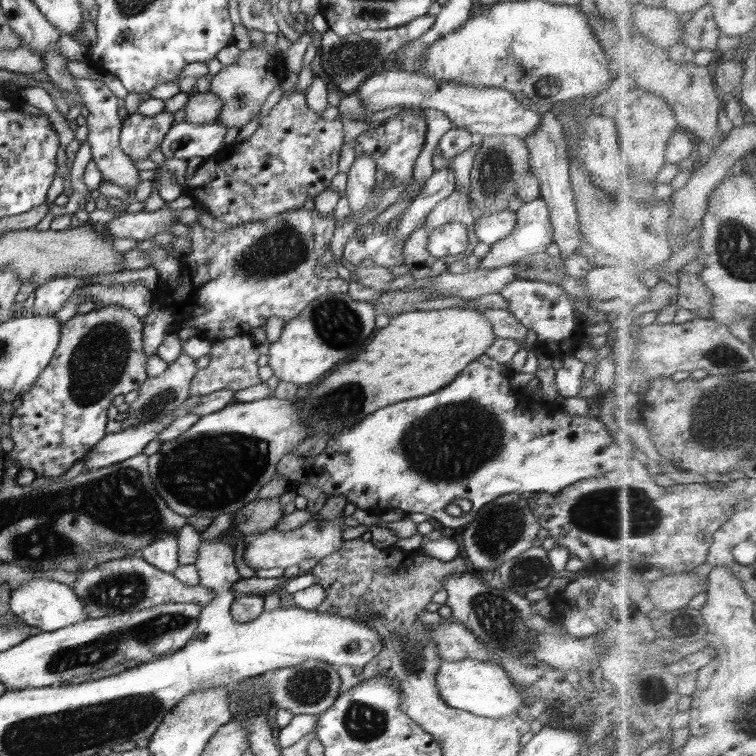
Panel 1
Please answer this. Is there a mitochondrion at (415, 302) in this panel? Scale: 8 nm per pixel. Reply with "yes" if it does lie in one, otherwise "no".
no

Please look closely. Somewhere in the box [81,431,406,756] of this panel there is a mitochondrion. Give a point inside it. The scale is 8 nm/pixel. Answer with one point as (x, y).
(363, 722)

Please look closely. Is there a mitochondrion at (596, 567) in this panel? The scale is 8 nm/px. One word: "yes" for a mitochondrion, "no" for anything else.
no

